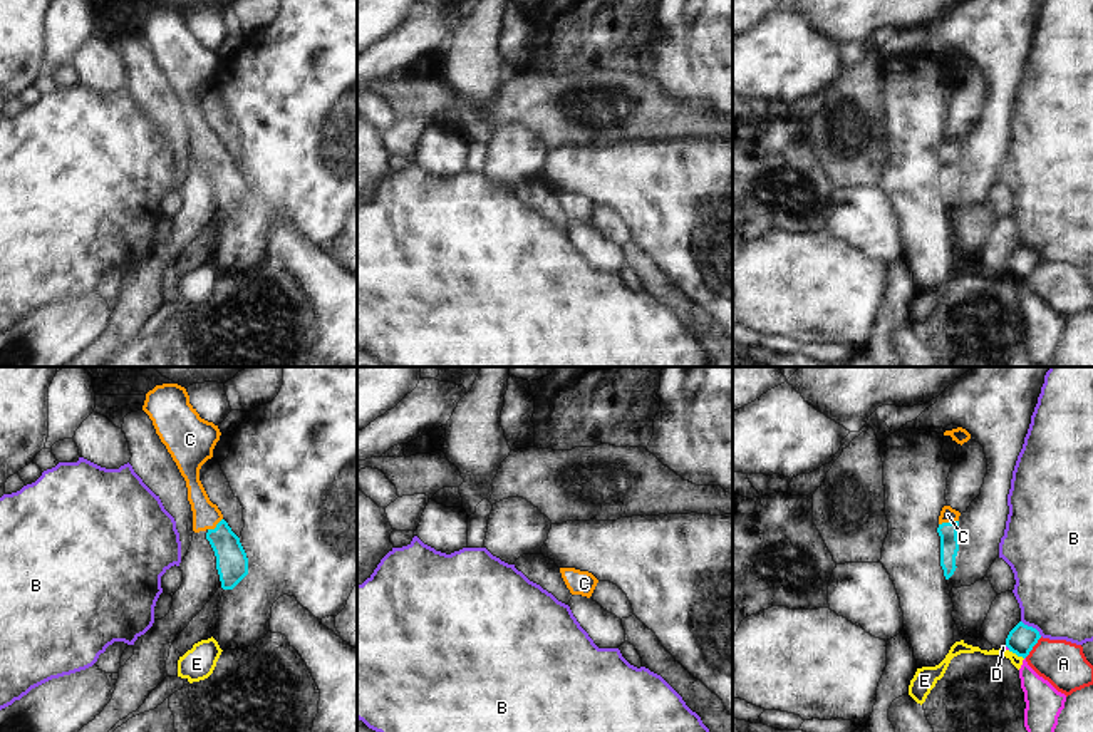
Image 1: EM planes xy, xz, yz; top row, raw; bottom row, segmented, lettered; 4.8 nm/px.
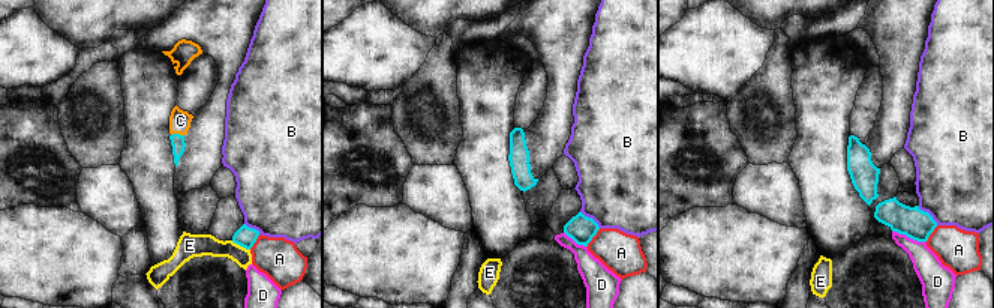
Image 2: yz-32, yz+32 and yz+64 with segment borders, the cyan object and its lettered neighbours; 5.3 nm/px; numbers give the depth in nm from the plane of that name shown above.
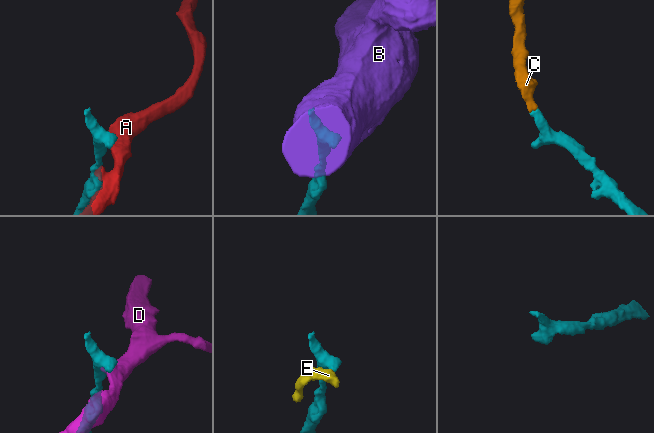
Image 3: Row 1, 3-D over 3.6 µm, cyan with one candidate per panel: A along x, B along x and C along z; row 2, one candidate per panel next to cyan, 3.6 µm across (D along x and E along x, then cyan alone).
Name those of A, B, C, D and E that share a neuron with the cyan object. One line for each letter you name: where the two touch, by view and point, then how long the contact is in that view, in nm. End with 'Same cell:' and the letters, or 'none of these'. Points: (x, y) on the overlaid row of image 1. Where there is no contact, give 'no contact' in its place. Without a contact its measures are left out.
C: yz (947, 523) | 100 nm
Same cell: C

